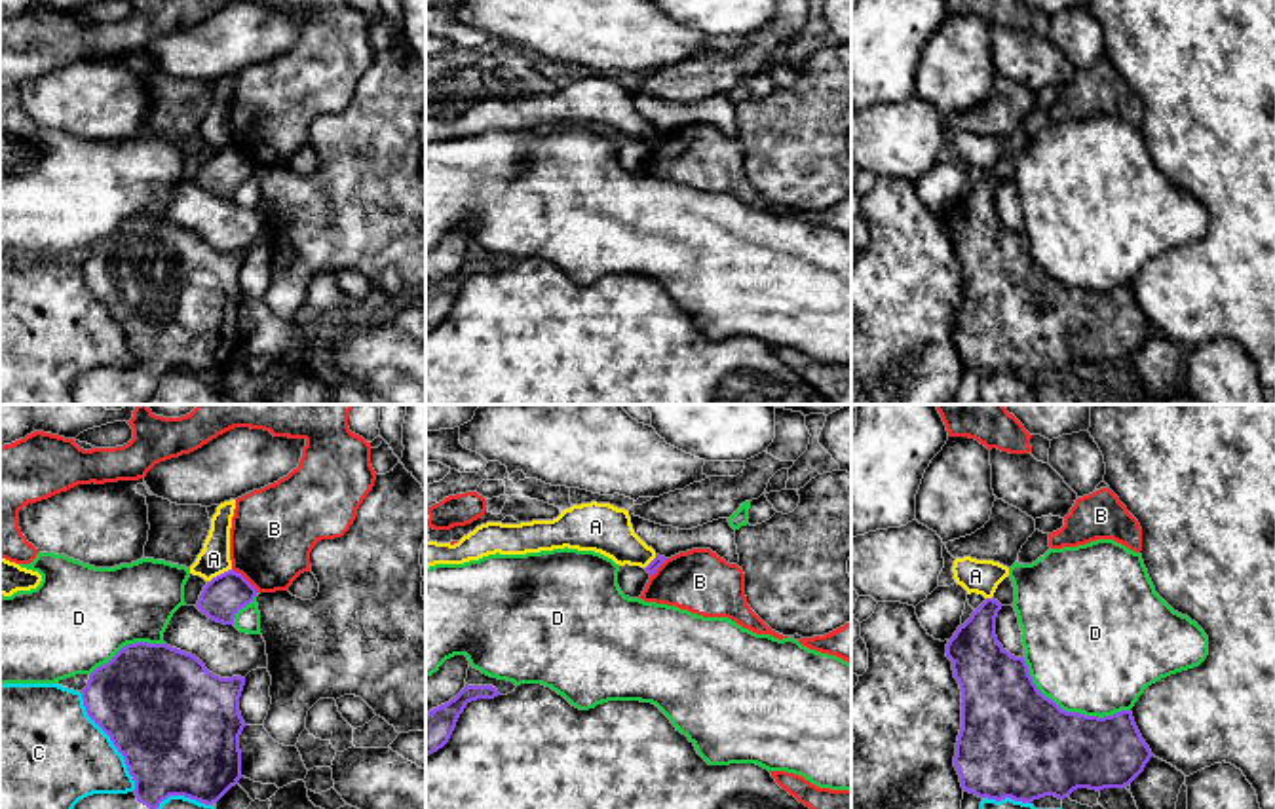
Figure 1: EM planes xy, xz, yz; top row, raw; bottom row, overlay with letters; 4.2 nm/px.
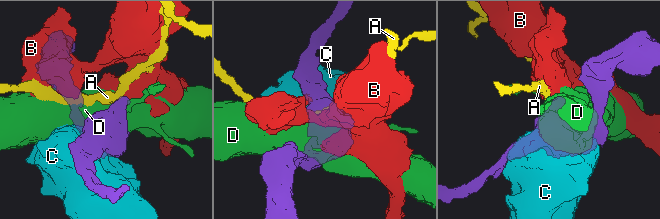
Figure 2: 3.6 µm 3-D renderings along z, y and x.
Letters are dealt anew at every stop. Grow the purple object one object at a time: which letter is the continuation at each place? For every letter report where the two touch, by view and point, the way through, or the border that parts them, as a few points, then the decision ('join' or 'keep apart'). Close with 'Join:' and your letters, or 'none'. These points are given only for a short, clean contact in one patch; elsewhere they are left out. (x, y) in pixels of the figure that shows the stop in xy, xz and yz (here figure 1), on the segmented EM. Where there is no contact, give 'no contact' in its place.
A: xy (221, 574) | along xy (230, 568), (208, 582) | keep apart
B: xy (246, 580) | along xy (232, 568), (257, 591) | keep apart
C: xy (113, 743) | keep apart
D: yz (1068, 713) | keep apart
Join: none

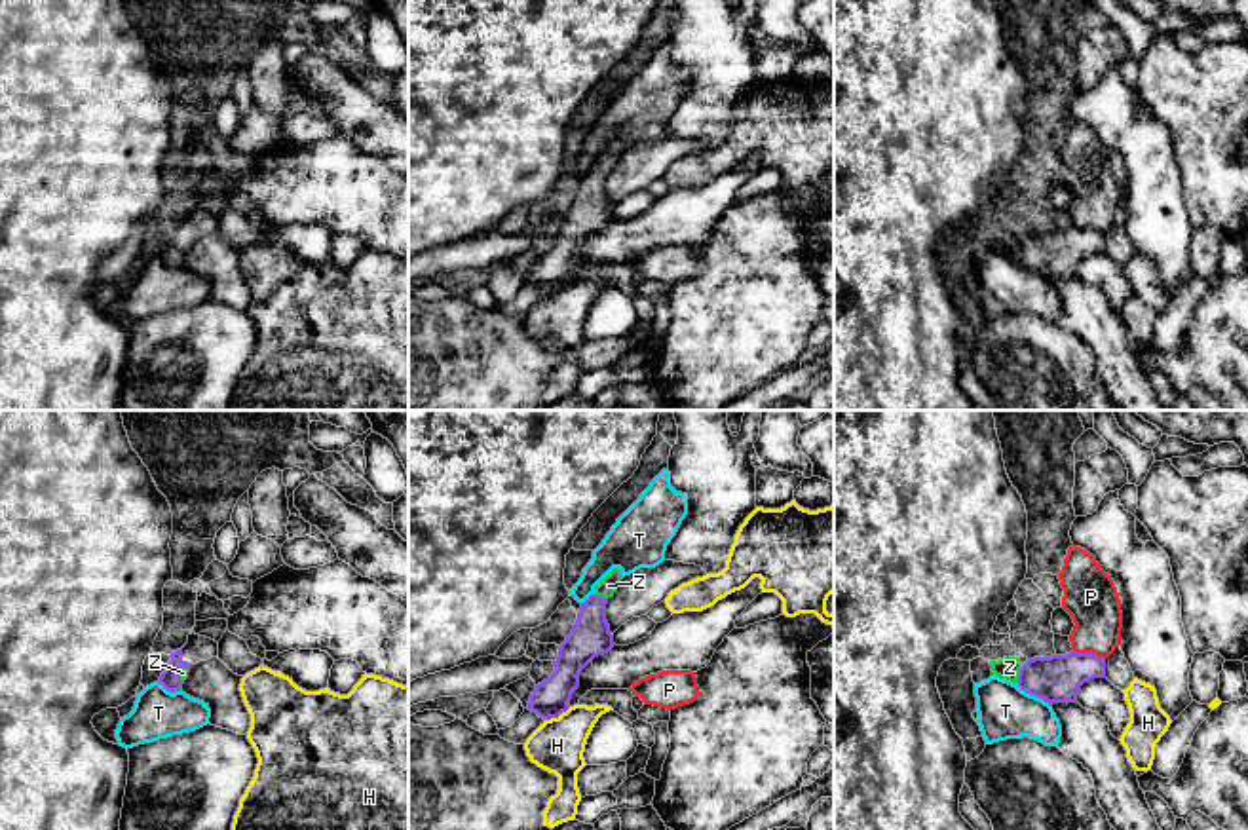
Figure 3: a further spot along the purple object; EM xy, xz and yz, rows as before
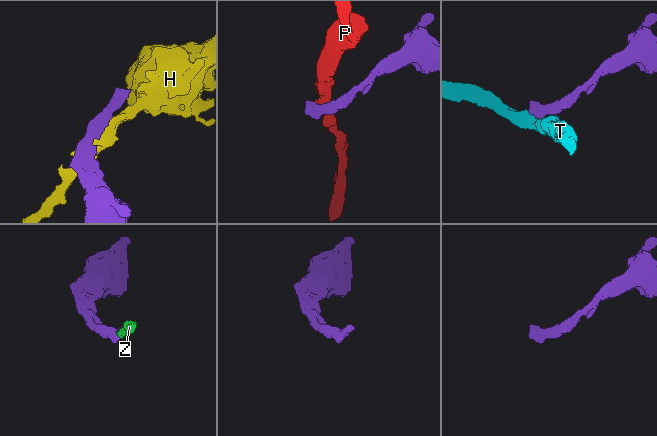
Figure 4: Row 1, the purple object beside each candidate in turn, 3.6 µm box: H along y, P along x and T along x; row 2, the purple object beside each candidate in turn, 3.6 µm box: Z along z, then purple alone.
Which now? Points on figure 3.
H: xz (557, 716) | keep apart
P: yz (1089, 654) | along yz (1074, 650), (1098, 654), (1104, 660) | keep apart
T: yz (1034, 694) | along yz (1017, 684), (1049, 705) | keep apart
Z: yz (1019, 675) | across yz (1057, 679), (1019, 675), (1009, 667) | join
Join: Z

